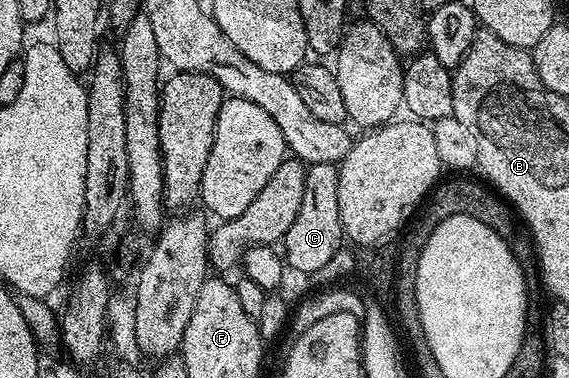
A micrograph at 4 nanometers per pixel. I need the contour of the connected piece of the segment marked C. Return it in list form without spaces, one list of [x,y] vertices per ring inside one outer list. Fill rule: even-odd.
[[[313,163],[306,170],[306,193],[302,193],[302,209],[298,209],[298,217],[294,217],[294,225],[282,240],[282,258],[289,268],[301,271],[304,275],[312,275],[324,266],[331,264],[340,250],[342,217],[338,217],[338,177],[340,169],[334,163]]]

